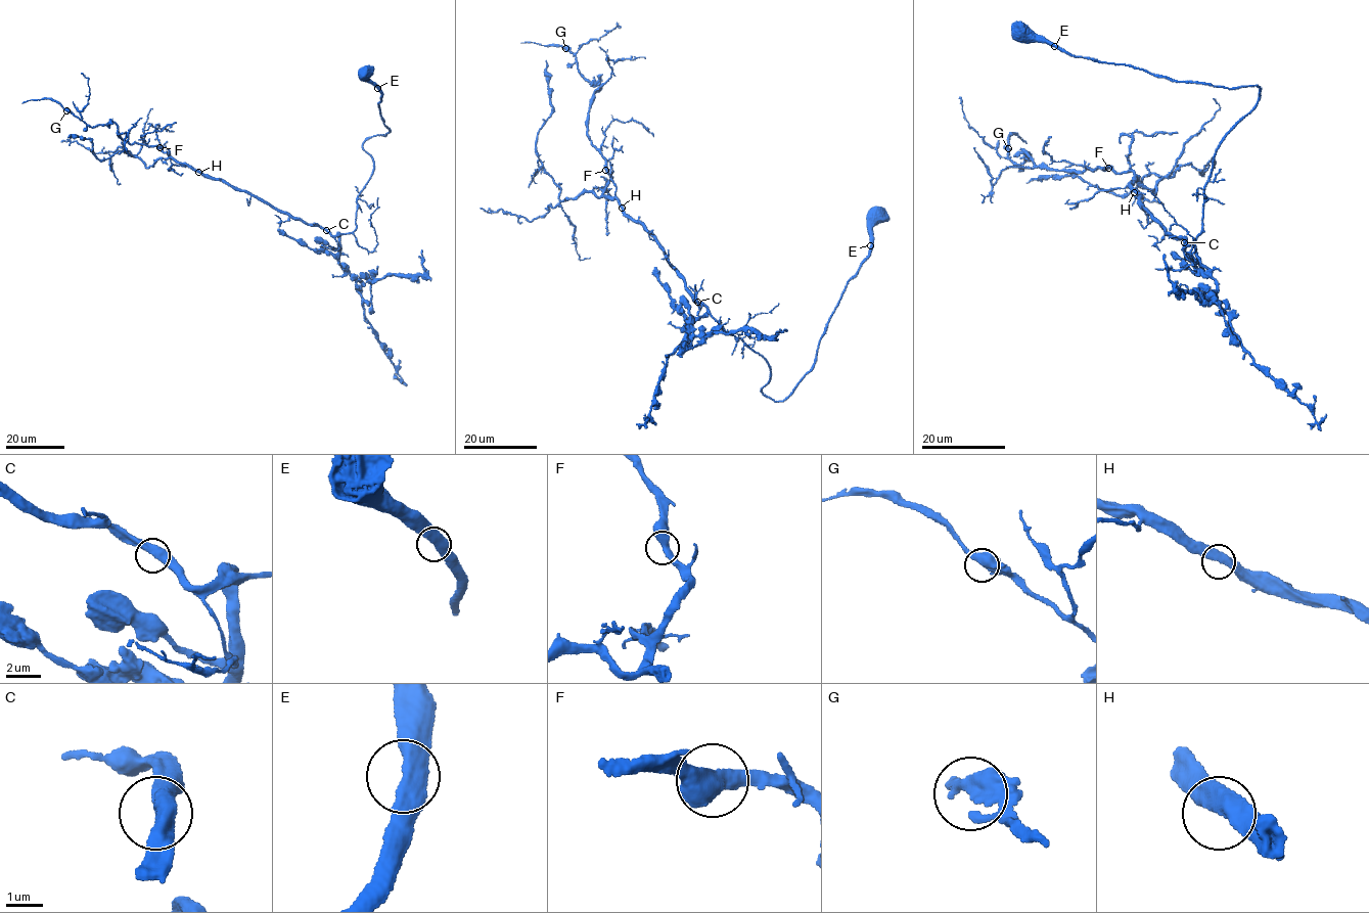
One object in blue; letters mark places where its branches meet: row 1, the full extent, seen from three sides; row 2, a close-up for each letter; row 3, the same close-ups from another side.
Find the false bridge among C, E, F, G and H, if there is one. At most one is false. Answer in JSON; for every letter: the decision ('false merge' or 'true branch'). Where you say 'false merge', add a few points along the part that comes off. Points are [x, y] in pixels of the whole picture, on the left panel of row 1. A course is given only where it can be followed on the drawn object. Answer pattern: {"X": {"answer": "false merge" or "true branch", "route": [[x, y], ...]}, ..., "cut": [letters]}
{"C": {"answer": "true branch"}, "E": {"answer": "true branch"}, "F": {"answer": "true branch"}, "G": {"answer": "true branch"}, "H": {"answer": "true branch"}, "cut": []}

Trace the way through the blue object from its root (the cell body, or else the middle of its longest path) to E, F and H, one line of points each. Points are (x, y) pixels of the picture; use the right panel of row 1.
E: (1022, 34), (1045, 38), (1054, 46)
F: (1022, 34), (1178, 81), (1261, 88), (1215, 153), (1202, 230), (1185, 249), (1144, 209), (1133, 172), (1108, 168)
H: (1022, 34), (1178, 81), (1261, 88), (1215, 153), (1202, 230), (1185, 249), (1134, 192)

